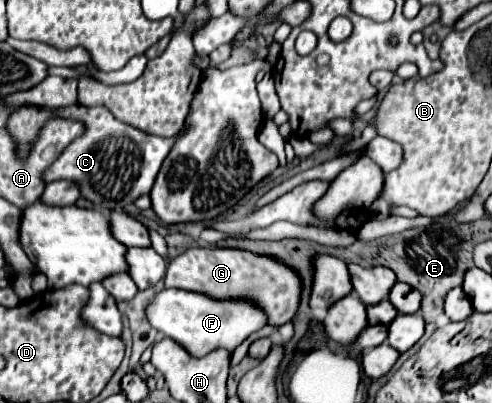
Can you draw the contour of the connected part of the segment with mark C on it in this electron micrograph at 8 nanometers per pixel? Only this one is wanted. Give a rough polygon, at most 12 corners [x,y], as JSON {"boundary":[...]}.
{"boundary":[[103,106],[61,108],[85,122],[45,170],[109,212],[151,192],[173,138]]}

